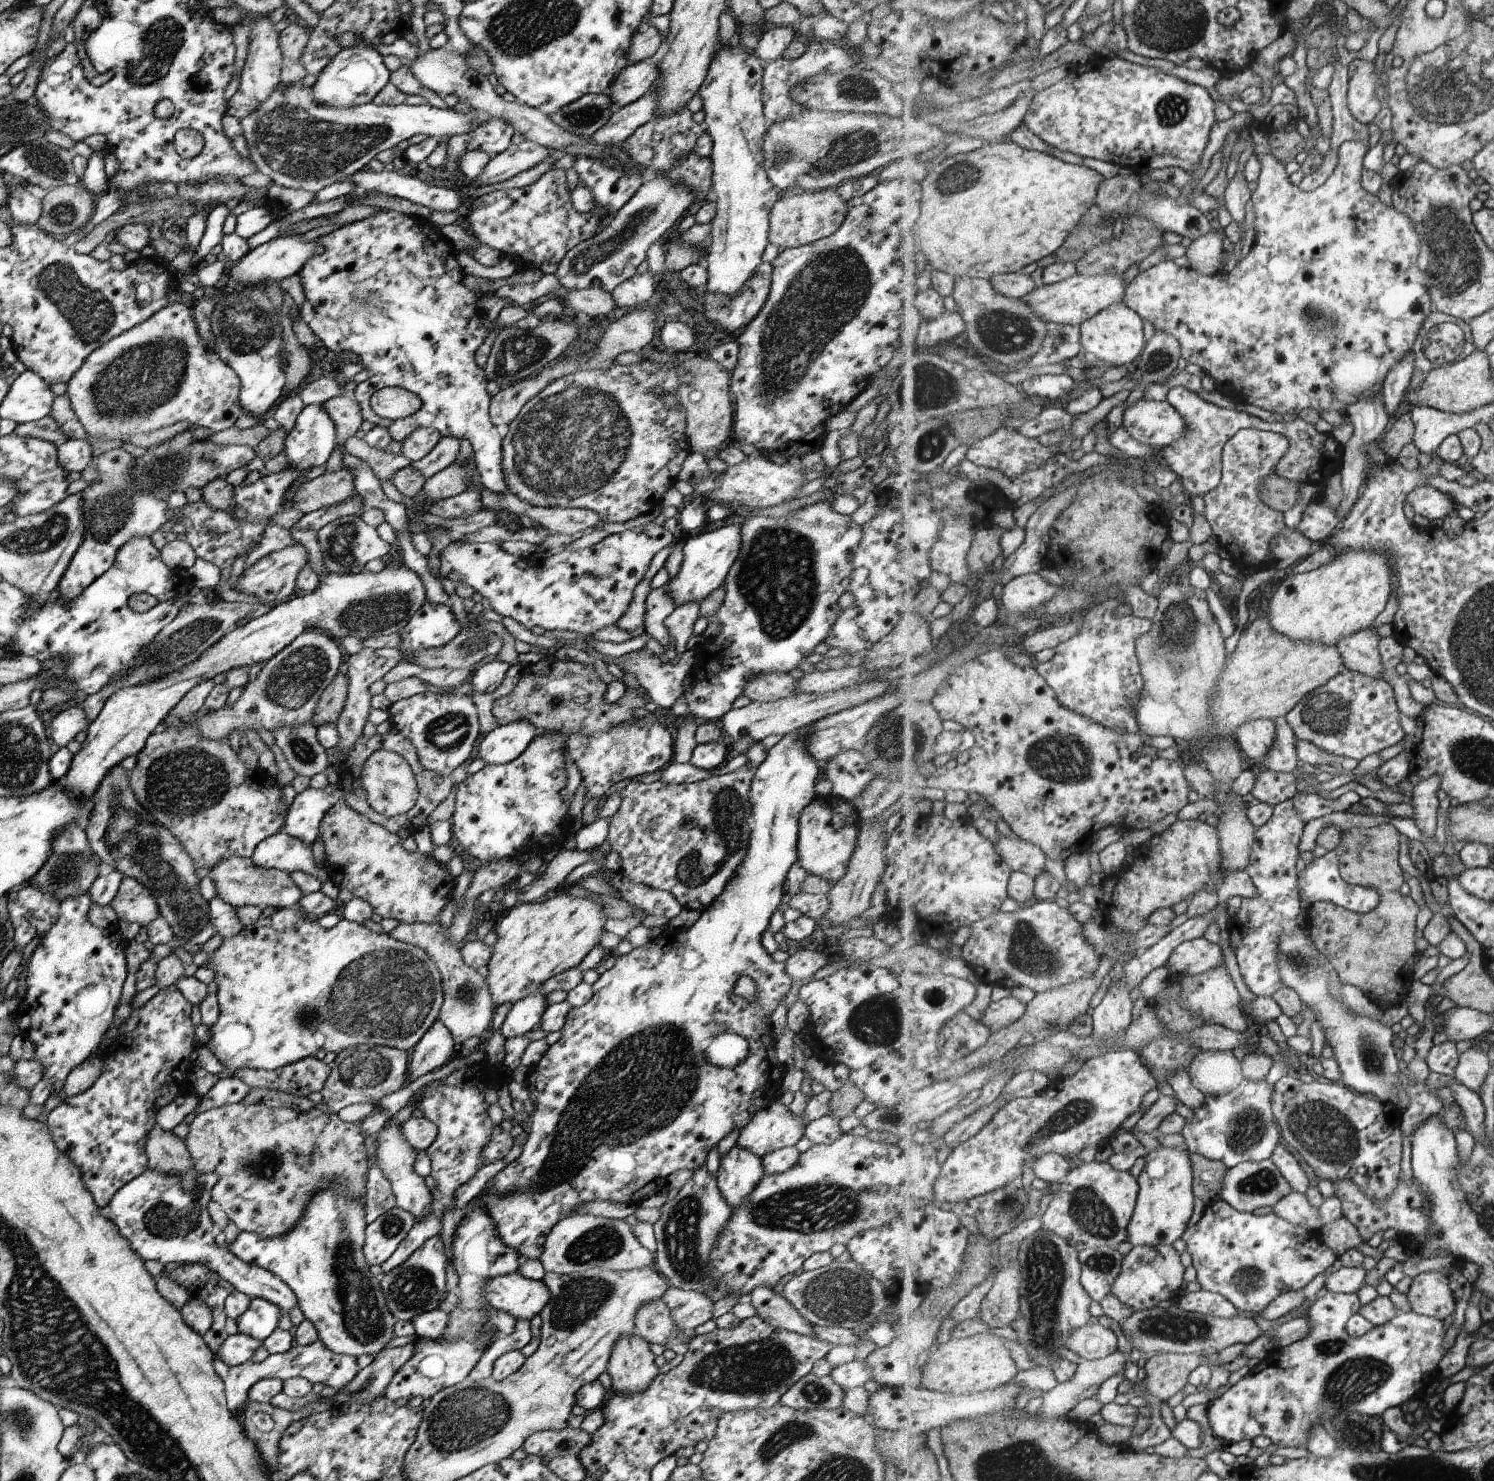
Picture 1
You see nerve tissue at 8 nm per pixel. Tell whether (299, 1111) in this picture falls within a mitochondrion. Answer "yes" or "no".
no

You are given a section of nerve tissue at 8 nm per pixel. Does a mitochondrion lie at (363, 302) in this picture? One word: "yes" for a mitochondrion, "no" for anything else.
yes

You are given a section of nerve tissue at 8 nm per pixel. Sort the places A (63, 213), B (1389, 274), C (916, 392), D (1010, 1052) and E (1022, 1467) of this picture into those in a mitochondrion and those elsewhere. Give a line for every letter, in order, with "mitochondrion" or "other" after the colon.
A: mitochondrion
B: other
C: mitochondrion
D: other
E: mitochondrion

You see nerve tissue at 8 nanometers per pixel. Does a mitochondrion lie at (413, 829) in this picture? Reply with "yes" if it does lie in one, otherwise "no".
no

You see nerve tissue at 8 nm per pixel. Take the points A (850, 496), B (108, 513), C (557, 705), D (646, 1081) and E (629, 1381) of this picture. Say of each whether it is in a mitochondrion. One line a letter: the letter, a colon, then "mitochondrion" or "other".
A: other
B: mitochondrion
C: mitochondrion
D: mitochondrion
E: other

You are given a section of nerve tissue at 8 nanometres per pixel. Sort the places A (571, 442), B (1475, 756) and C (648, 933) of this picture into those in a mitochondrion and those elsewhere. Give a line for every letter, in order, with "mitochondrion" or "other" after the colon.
A: mitochondrion
B: mitochondrion
C: other

